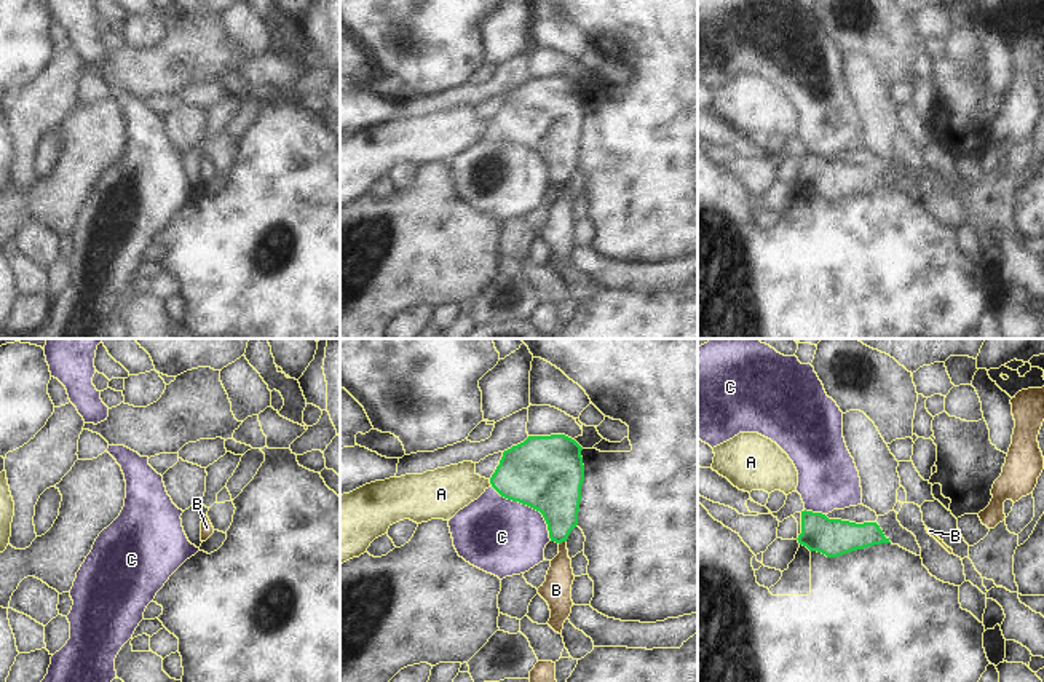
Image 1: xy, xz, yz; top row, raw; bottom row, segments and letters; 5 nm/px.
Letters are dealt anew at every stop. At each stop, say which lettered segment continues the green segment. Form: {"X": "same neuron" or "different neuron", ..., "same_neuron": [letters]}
{"A": "different neuron", "B": "different neuron", "C": "different neuron", "same_neuron": []}

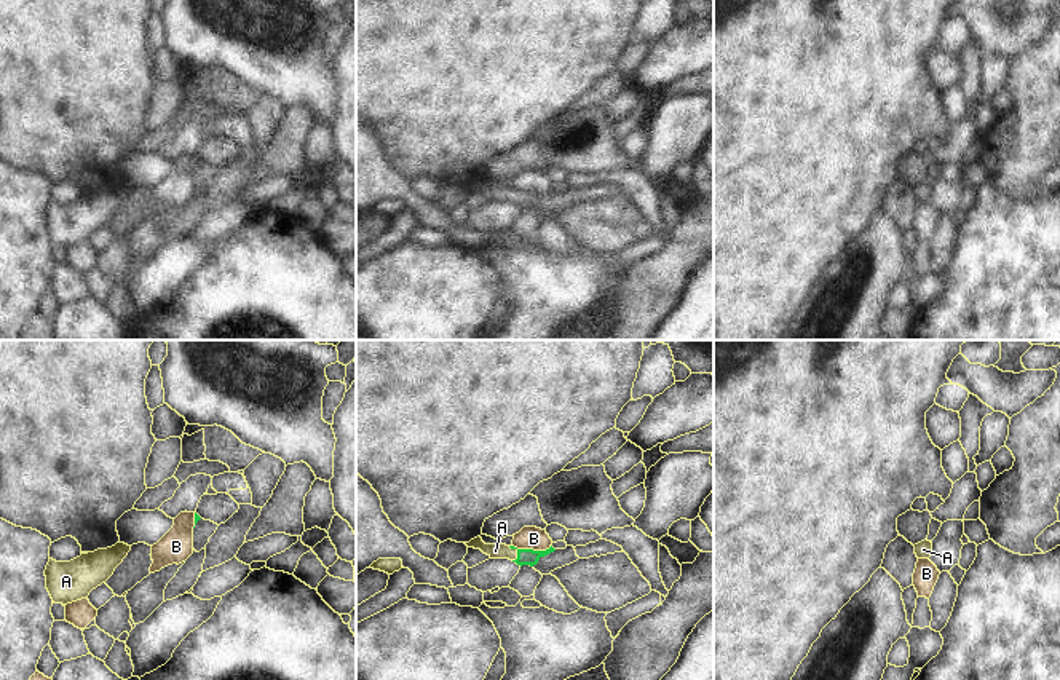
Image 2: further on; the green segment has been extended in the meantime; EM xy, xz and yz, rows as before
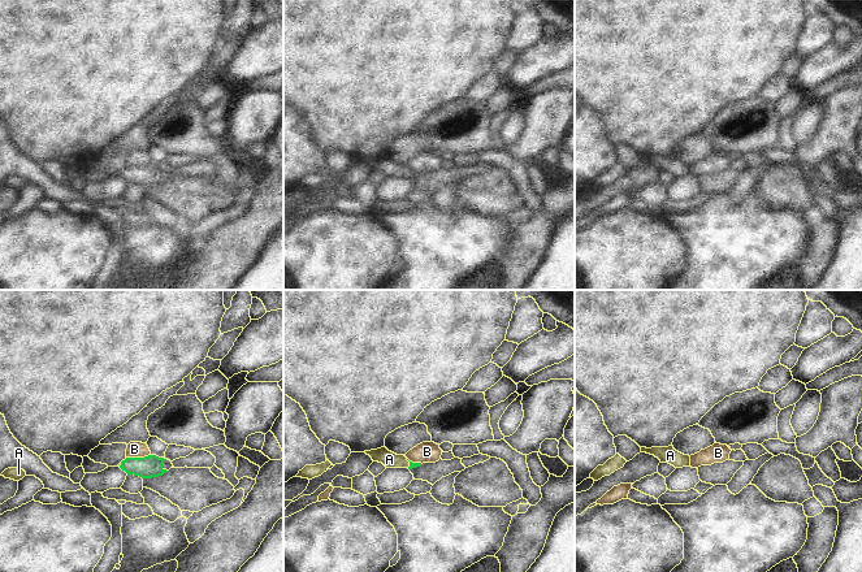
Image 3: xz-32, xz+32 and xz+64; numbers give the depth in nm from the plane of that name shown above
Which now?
{"A": "same neuron", "B": "different neuron", "same_neuron": ["A"]}

